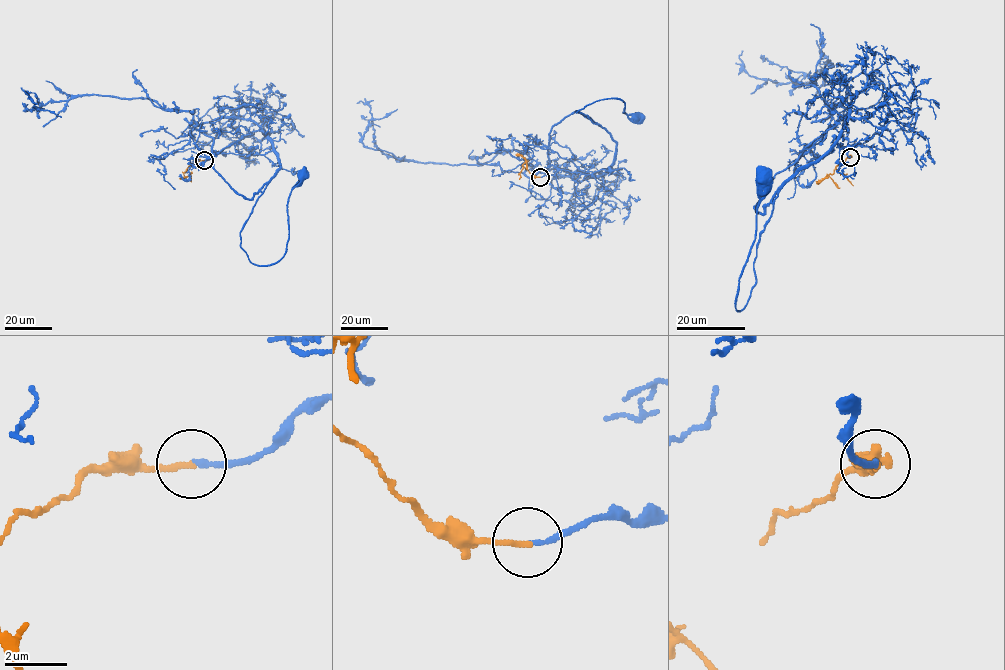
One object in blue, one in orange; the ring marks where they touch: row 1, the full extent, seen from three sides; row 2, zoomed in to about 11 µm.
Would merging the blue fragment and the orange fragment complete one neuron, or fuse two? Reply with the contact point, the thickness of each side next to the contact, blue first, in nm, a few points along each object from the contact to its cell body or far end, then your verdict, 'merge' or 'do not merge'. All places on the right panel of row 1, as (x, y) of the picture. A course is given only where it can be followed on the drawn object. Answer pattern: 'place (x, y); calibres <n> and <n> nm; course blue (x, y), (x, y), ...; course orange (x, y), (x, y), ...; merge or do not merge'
place (850, 157); calibres 180 and 180 nm; course blue (850, 156), (837, 143), (782, 187), (759, 236), (756, 284), (740, 311), (736, 297), (764, 177); course orange (850, 156), (817, 183); merge

